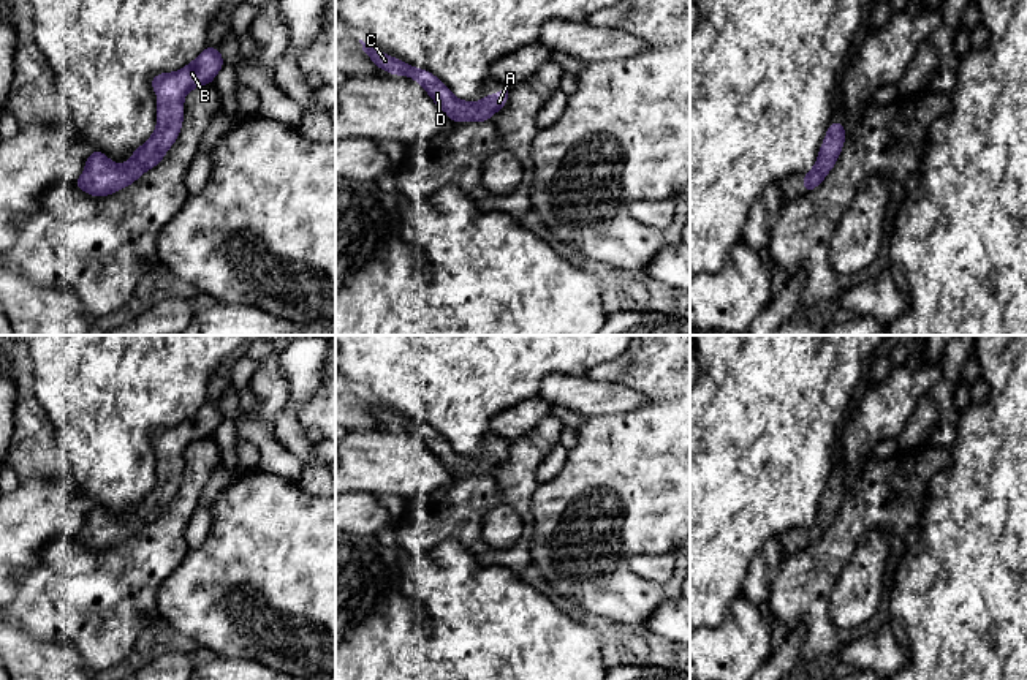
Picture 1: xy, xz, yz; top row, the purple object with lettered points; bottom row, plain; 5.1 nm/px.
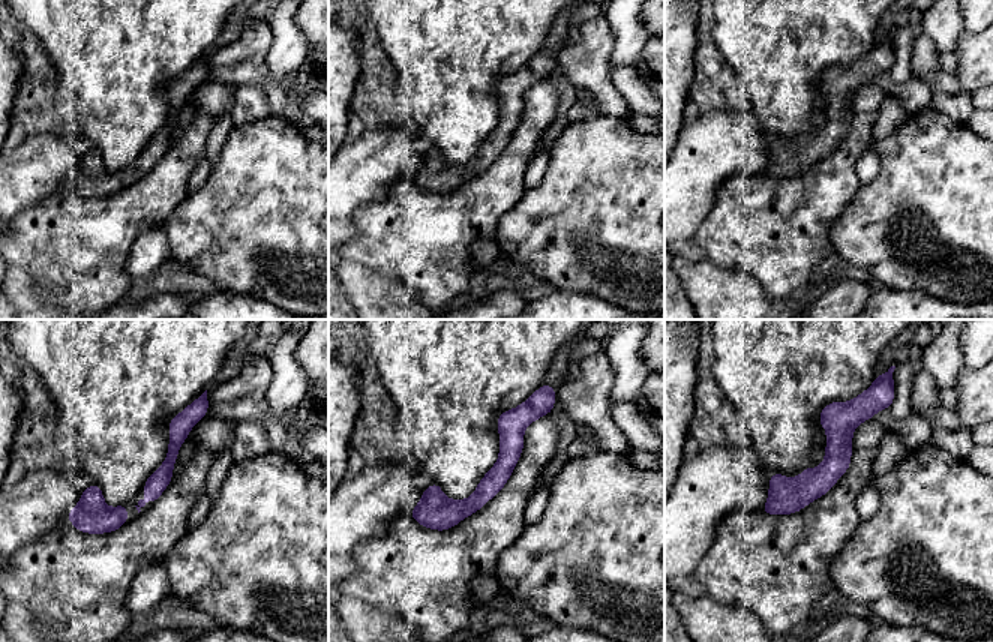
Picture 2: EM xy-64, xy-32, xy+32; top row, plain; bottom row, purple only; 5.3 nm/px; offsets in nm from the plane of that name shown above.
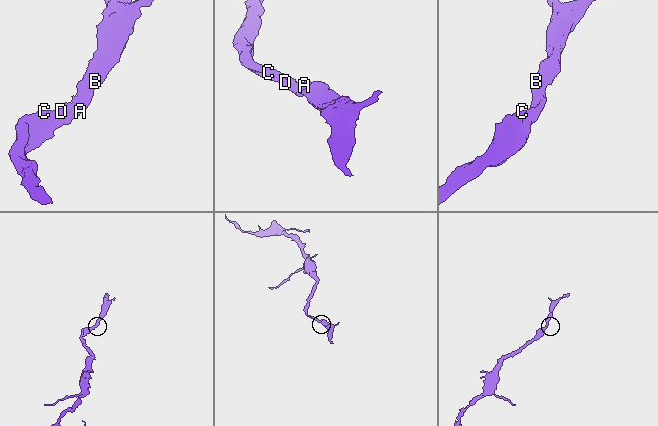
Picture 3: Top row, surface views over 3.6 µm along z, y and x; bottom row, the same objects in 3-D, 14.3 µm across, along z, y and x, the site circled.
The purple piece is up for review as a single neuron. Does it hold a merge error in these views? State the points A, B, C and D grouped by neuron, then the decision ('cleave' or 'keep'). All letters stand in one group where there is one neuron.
A B C D; keep

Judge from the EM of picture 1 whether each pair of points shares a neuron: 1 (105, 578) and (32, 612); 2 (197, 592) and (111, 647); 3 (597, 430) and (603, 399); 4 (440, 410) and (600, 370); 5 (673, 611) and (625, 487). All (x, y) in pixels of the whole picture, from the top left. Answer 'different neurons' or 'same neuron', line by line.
1: same neuron
2: different neurons
3: different neurons
4: different neurons
5: different neurons

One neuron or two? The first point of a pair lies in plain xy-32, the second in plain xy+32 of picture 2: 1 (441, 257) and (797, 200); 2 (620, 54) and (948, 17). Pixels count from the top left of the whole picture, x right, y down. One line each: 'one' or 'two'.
1: one
2: two

